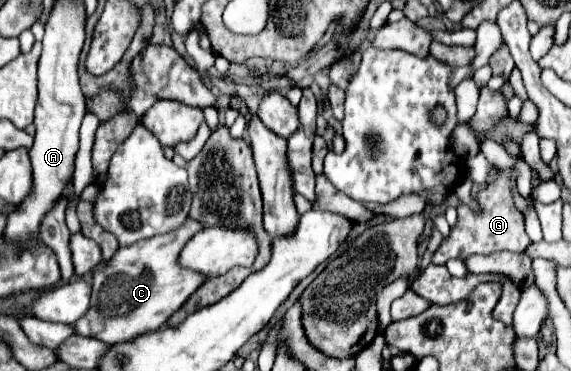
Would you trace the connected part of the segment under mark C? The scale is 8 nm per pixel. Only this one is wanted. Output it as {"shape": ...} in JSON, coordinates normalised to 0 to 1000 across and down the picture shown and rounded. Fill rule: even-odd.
{"shape":[[[329,585],[312,617],[291,633],[273,633],[270,644],[210,666],[189,709],[172,714],[165,730],[158,838],[151,844],[151,860],[130,871],[130,892],[137,903],[179,914],[193,930],[277,892],[298,860],[298,849],[308,844],[364,752],[361,741],[347,741],[347,730],[333,730],[312,709],[319,666],[350,617],[357,617],[357,606]]]}

